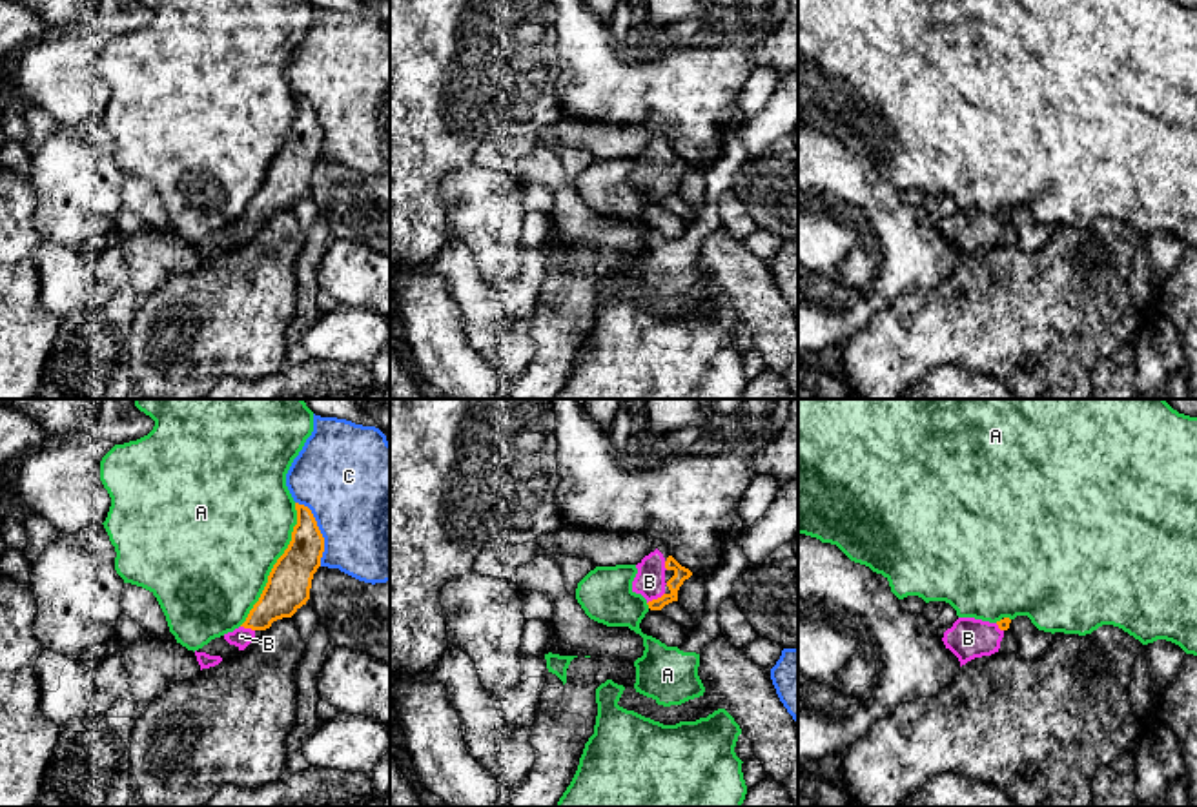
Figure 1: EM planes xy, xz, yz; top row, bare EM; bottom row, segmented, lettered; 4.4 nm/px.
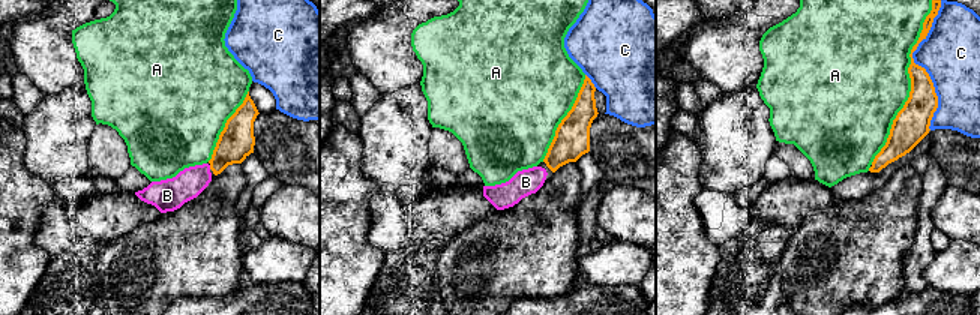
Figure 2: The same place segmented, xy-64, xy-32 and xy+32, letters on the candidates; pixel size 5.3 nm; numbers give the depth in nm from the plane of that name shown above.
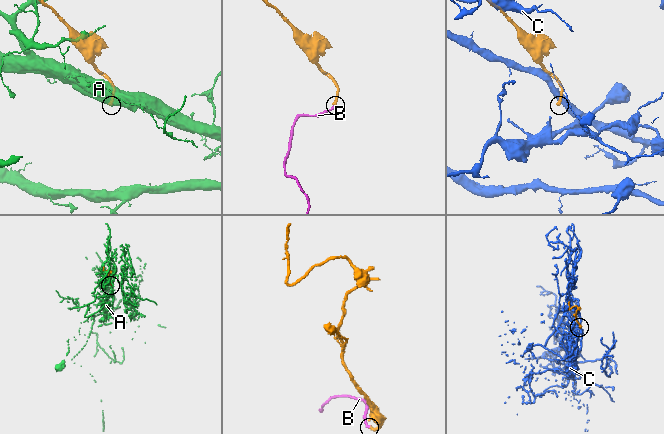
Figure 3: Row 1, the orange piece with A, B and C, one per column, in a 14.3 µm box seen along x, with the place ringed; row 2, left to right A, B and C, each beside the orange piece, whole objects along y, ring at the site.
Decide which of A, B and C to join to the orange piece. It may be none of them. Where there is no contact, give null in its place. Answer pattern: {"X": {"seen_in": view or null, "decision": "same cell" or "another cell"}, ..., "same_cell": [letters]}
{"A": {"seen_in": "xy", "decision": "another cell"}, "B": {"seen_in": "xz", "decision": "same cell"}, "C": {"seen_in": "xy", "decision": "another cell"}, "same_cell": ["B"]}

